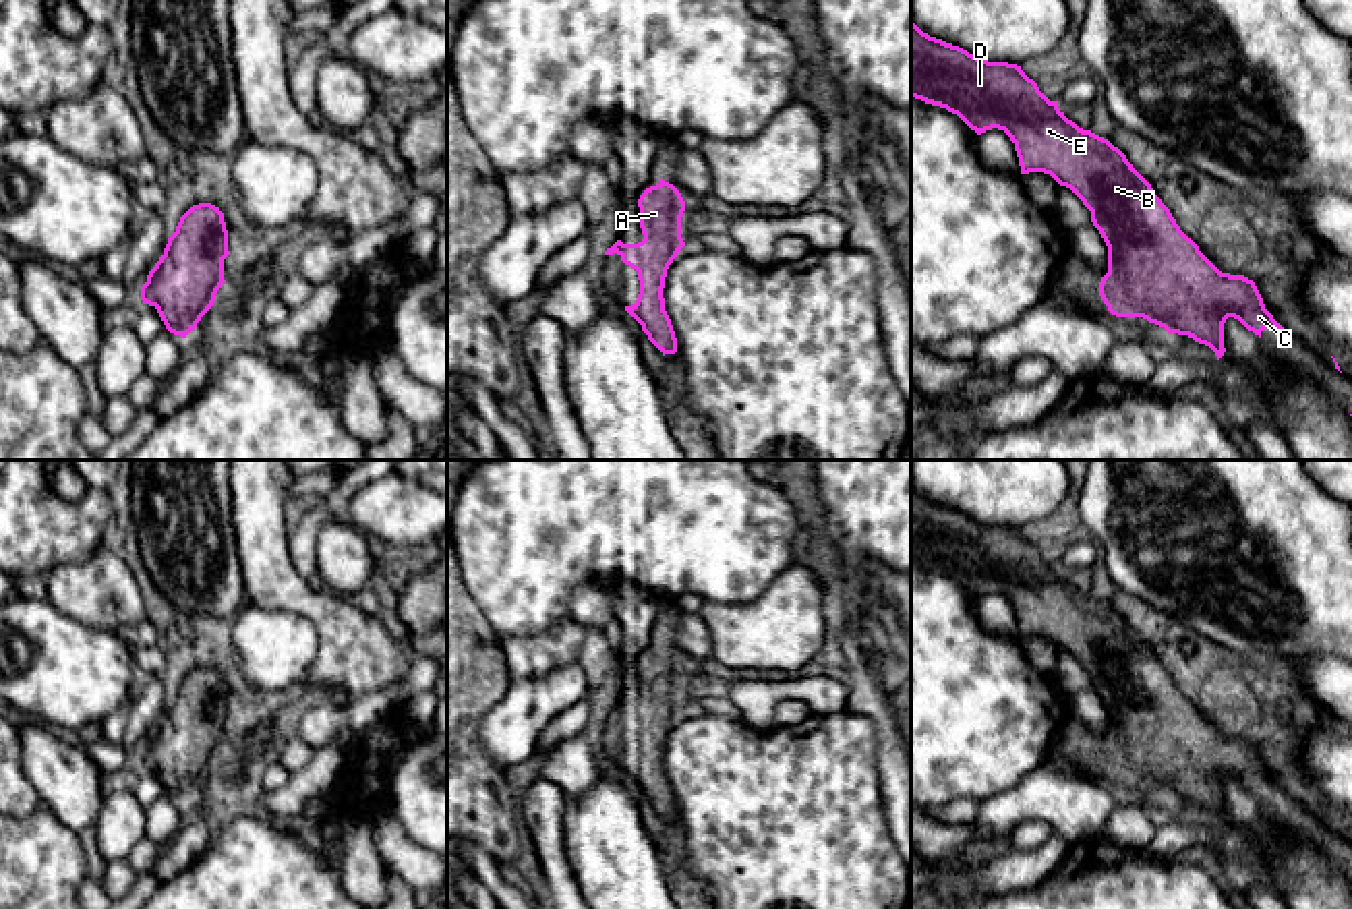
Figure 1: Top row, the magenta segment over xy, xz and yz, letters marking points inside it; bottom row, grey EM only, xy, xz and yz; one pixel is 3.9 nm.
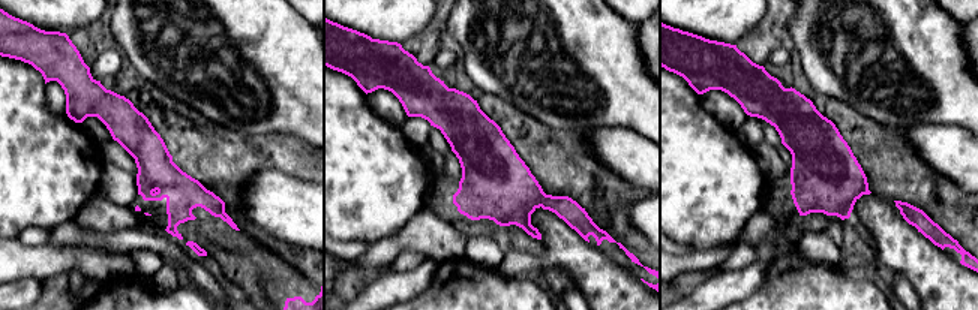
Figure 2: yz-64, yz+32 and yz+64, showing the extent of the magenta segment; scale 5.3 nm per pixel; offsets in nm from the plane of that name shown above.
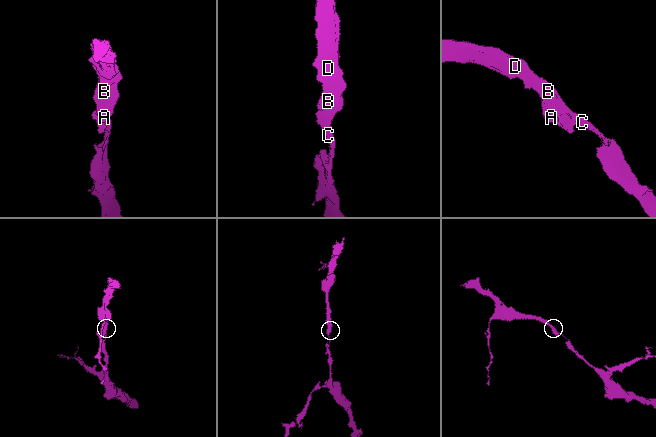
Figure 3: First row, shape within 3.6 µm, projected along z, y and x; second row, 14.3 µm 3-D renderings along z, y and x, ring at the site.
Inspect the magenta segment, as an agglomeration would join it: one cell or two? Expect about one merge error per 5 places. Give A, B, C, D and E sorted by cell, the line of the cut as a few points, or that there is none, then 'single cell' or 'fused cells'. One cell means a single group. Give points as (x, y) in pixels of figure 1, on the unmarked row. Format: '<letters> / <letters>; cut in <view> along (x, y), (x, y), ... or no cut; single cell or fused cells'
A B C D E; no cut; single cell

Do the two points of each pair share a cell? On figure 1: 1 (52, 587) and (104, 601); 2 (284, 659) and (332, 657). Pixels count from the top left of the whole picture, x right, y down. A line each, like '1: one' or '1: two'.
1: one
2: two

